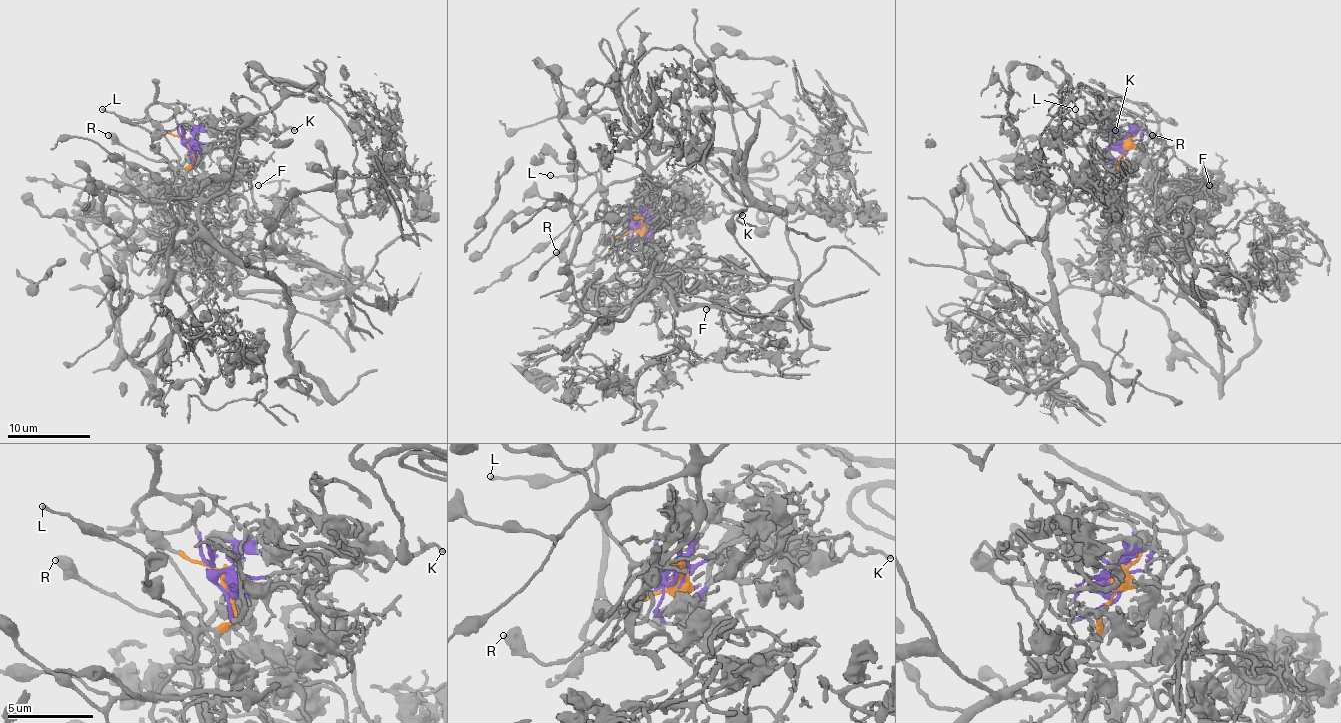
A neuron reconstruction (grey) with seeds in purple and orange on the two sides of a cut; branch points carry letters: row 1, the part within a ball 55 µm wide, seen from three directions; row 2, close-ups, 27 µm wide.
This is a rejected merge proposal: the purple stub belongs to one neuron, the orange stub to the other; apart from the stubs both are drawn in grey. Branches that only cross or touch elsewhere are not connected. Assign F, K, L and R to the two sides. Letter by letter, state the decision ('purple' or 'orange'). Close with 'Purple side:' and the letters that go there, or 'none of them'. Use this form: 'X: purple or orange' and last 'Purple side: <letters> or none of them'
F: purple
K: purple
L: orange
R: orange
Purple side: F, K

